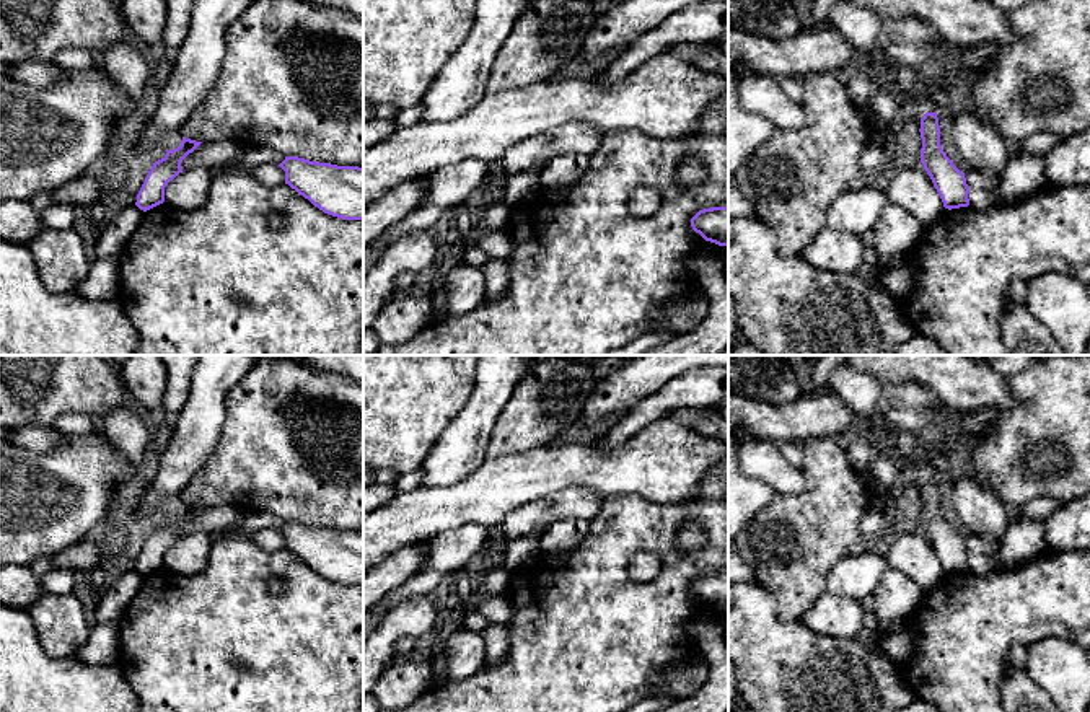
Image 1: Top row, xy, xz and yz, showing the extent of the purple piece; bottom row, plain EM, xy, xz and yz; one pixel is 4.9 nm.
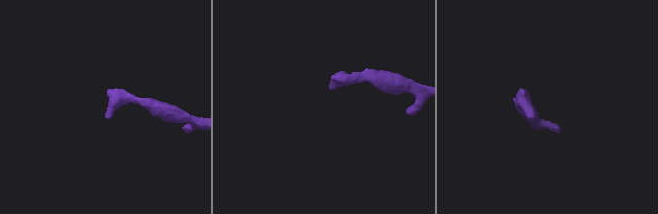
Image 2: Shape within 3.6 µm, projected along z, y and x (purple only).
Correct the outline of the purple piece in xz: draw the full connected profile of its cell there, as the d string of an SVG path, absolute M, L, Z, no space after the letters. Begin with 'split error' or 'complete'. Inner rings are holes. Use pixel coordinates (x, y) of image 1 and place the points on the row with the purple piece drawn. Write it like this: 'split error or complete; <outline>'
complete; M728 205L699 210L691 218L691 226L705 241L728 248Z

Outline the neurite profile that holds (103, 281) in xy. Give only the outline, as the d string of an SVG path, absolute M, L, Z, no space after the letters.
M121 256L96 259L77 293L91 300L117 300L121 287Z

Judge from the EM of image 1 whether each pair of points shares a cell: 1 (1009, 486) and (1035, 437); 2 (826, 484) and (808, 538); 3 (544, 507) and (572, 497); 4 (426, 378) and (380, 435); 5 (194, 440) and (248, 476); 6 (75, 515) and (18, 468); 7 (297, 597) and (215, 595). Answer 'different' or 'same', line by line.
1: same
2: same
3: same
4: same
5: different
6: same
7: same

